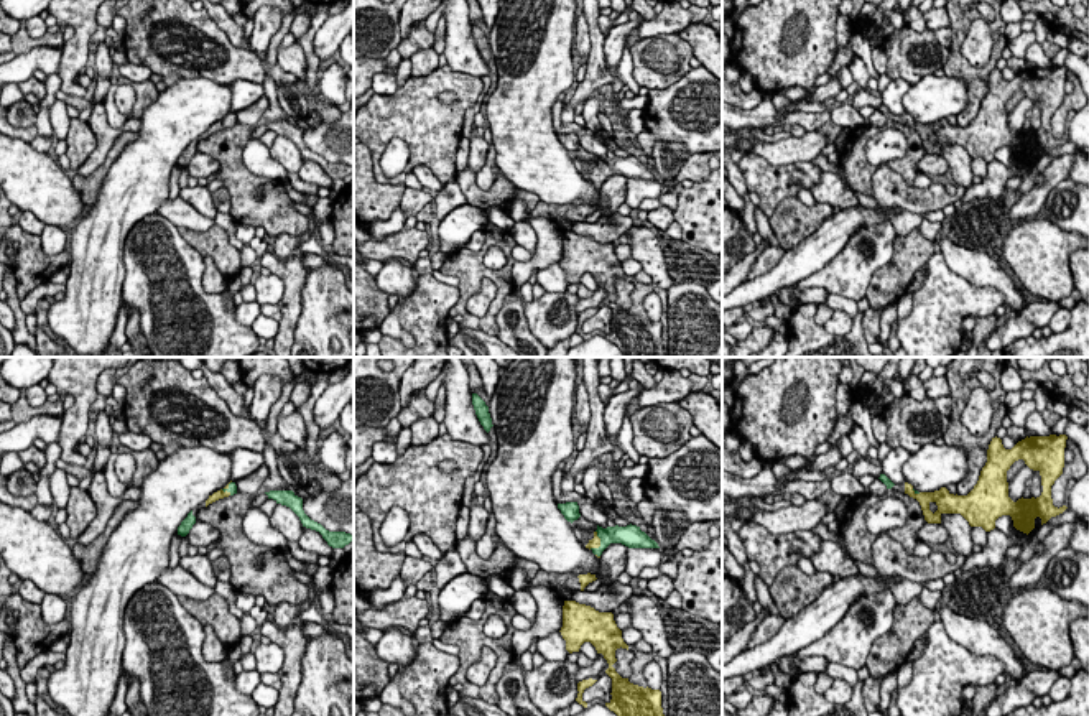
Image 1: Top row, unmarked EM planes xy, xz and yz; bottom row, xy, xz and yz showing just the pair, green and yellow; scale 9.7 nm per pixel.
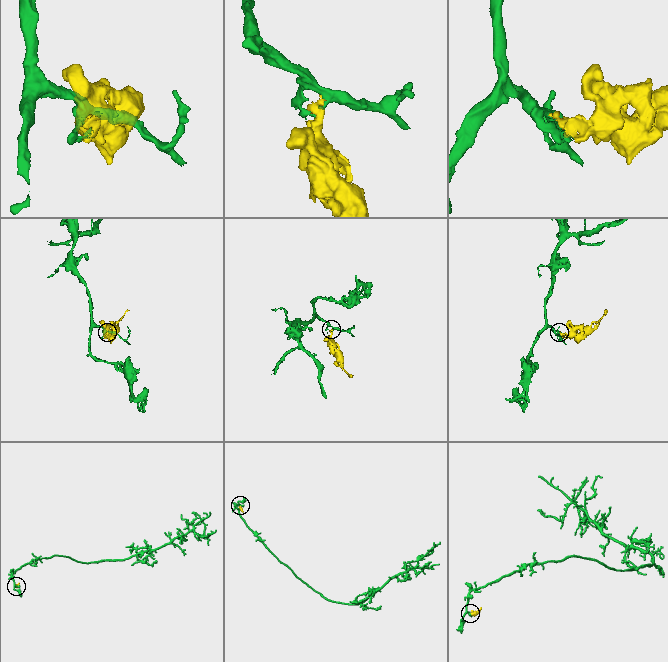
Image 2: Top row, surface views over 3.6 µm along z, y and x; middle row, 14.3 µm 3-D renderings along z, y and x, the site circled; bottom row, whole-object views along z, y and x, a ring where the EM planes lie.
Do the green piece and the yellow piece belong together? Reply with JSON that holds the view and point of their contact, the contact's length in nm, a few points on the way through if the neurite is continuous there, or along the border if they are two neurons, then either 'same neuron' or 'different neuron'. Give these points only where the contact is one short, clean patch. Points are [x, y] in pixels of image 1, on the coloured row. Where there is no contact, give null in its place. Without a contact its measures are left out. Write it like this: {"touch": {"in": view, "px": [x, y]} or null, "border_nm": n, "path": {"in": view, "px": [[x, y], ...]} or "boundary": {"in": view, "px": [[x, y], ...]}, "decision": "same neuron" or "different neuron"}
{"touch": {"in": "xz", "px": [601, 543]}, "border_nm": 200, "decision": "same neuron"}

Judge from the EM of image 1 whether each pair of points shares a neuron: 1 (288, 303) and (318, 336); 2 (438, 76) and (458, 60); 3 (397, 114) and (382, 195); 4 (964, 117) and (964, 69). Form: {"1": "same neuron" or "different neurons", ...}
{"1": "different neurons", "2": "different neurons", "3": "different neurons", "4": "same neuron"}

